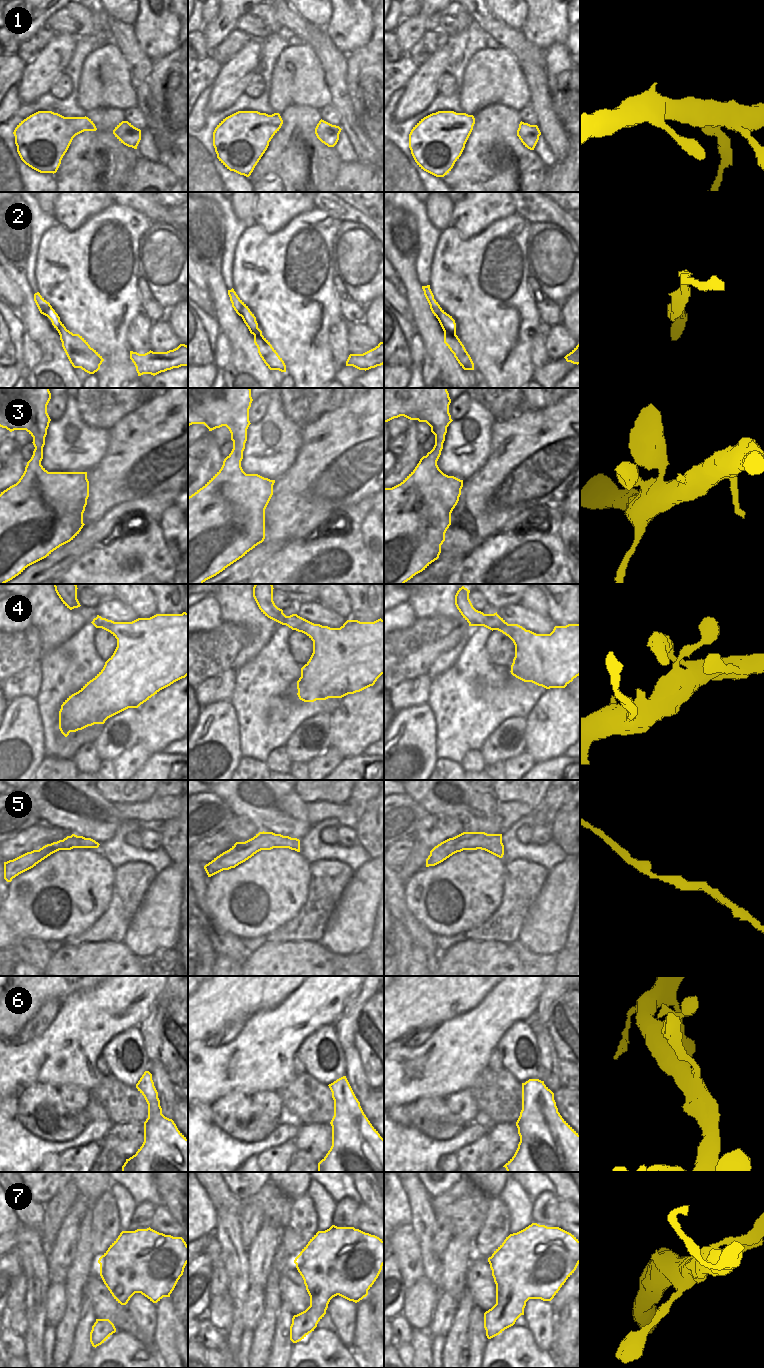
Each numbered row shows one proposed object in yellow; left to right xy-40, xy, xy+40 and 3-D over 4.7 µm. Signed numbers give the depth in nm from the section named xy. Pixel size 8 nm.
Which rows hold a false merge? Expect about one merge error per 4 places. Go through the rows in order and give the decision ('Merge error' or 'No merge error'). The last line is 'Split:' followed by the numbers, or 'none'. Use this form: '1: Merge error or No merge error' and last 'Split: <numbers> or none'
1: No merge error
2: No merge error
3: No merge error
4: No merge error
5: No merge error
6: No merge error
7: No merge error
Split: none.

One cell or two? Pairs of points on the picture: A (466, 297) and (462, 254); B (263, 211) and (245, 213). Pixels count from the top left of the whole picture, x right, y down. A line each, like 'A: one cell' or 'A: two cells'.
A: one cell
B: two cells

